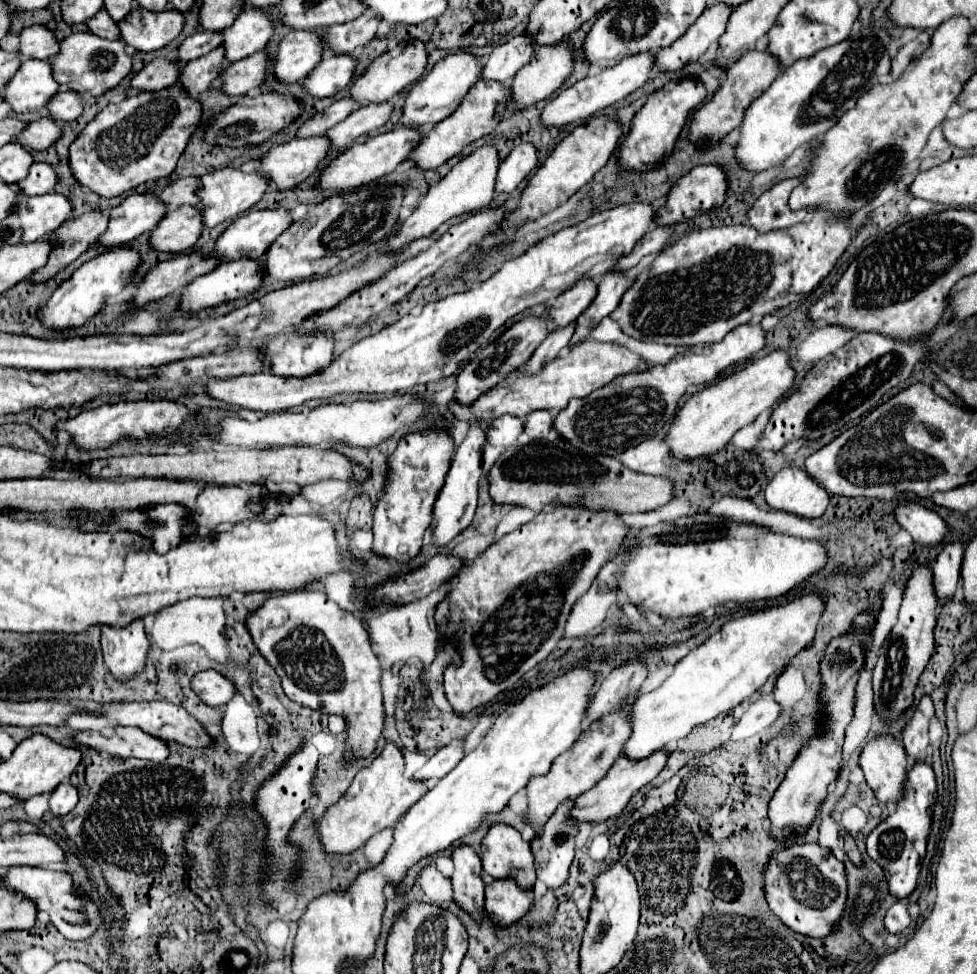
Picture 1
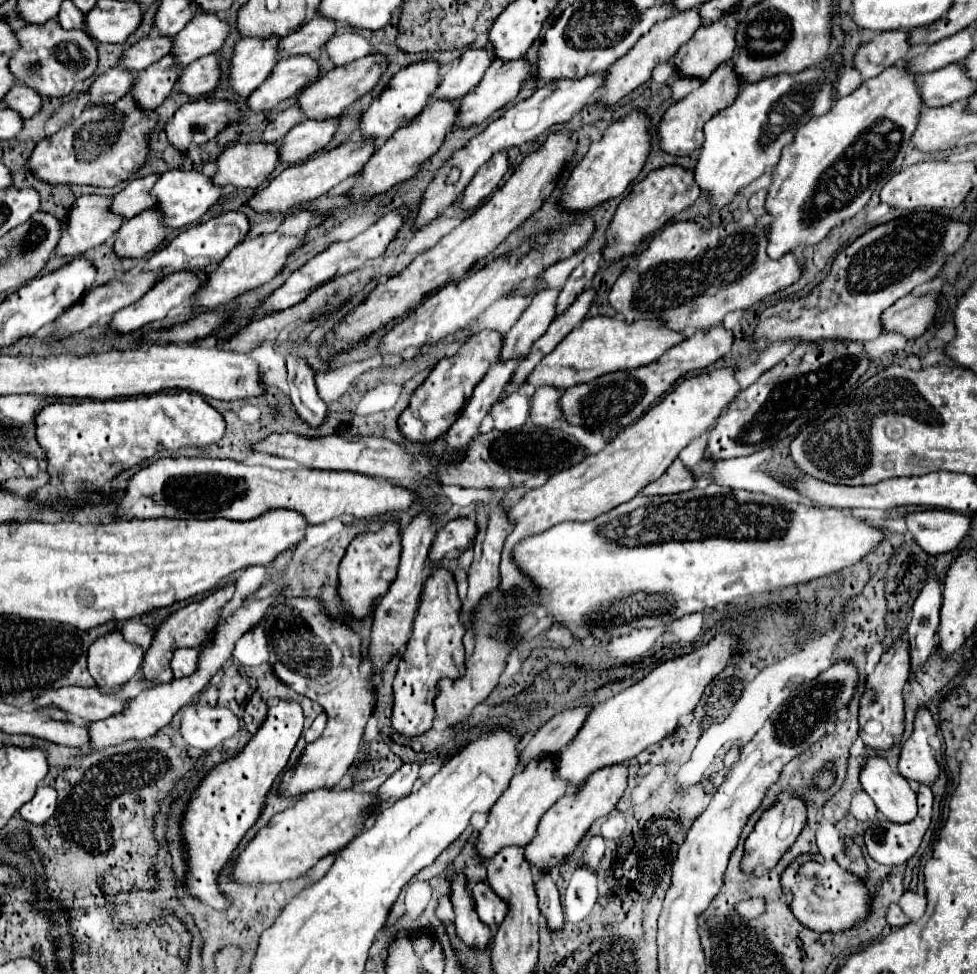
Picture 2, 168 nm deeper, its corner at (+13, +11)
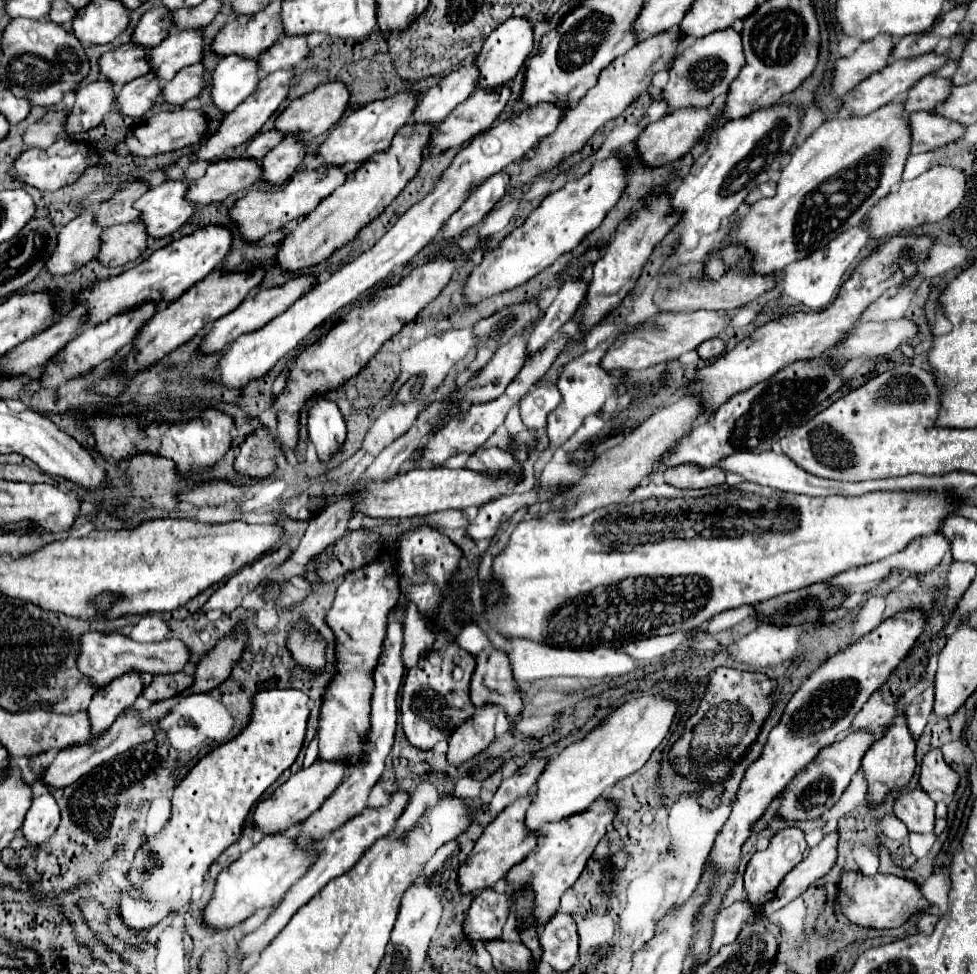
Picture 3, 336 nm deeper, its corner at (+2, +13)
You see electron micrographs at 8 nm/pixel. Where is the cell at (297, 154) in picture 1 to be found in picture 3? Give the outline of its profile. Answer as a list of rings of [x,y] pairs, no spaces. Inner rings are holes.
[[[228,158],[212,162],[204,178],[196,180],[188,188],[188,200],[198,206],[220,202],[230,194],[250,188],[262,178],[262,166],[254,158]]]

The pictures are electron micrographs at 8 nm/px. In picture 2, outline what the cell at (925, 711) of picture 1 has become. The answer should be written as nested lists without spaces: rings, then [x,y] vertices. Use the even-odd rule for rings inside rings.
[[[921,710],[915,720],[915,730],[911,738],[901,748],[899,772],[905,780],[931,786],[939,778],[939,766],[929,746],[929,736],[937,732],[937,724],[929,710]]]

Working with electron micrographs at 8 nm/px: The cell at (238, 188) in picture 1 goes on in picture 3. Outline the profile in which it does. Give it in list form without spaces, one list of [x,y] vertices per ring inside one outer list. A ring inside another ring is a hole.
[[[168,180],[158,188],[150,188],[140,200],[136,200],[136,208],[142,212],[140,220],[146,224],[152,238],[170,236],[194,216],[198,206],[188,202],[186,192],[188,182]]]

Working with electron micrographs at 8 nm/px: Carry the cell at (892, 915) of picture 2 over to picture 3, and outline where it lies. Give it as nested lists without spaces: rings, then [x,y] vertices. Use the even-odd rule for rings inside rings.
[[[920,914],[916,926],[918,926],[920,932],[930,934],[930,932],[934,930],[934,924],[936,924],[936,922],[938,922],[938,916],[934,916],[934,914]]]

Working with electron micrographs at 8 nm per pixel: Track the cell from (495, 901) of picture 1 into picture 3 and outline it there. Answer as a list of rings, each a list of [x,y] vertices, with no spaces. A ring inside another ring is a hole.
[[[486,888],[472,900],[464,922],[464,934],[470,940],[500,938],[510,912],[510,898],[506,894],[498,894],[494,888]]]

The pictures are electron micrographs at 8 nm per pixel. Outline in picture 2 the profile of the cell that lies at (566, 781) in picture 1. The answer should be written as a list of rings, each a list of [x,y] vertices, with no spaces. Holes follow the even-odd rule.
[[[543,756],[541,760],[533,760],[529,764],[529,768],[515,774],[511,778],[507,790],[499,796],[499,800],[489,810],[487,826],[477,836],[475,850],[477,850],[479,862],[485,864],[489,858],[493,858],[505,846],[529,844],[529,840],[533,840],[533,836],[537,832],[537,824],[539,824],[541,816],[549,810],[551,804],[555,804],[567,792],[569,792],[567,784],[557,776],[553,756]]]

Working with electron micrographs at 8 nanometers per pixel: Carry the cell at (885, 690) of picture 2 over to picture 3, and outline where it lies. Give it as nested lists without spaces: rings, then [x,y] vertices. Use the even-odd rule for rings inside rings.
[[[896,702],[896,714],[892,716],[892,720],[888,722],[888,730],[882,734],[880,740],[876,740],[870,750],[864,754],[862,758],[862,768],[868,780],[868,802],[870,804],[880,804],[884,802],[886,794],[892,788],[904,788],[908,784],[908,780],[914,774],[916,768],[916,760],[914,760],[914,748],[916,748],[916,740],[910,734],[908,726],[906,726],[906,708],[904,704]]]

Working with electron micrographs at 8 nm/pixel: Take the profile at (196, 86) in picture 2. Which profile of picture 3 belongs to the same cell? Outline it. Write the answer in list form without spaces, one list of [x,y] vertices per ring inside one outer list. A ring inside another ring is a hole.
[[[192,64],[184,70],[180,70],[180,74],[176,74],[176,78],[172,78],[170,82],[164,84],[162,96],[168,104],[186,104],[190,98],[196,98],[206,86],[208,86],[208,72],[204,68],[204,64]]]

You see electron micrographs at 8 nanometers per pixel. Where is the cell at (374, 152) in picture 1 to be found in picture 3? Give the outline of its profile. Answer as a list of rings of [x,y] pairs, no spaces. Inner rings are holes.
[[[320,166],[316,170],[298,170],[294,178],[290,178],[284,186],[276,190],[252,190],[244,198],[240,198],[230,210],[232,220],[238,224],[244,240],[260,240],[268,232],[286,226],[298,216],[310,214],[332,190],[344,184],[348,170],[344,166]]]

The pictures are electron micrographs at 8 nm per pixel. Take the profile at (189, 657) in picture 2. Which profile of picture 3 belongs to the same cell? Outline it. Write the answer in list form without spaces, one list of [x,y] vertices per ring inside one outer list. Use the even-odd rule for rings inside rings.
[[[86,632],[82,636],[82,650],[78,658],[78,670],[92,678],[96,686],[106,686],[110,680],[118,678],[120,674],[128,670],[136,672],[148,672],[148,674],[170,674],[170,672],[182,672],[184,666],[190,660],[190,650],[182,640],[164,640],[164,642],[152,642],[142,644],[134,642],[132,638],[126,638],[122,634],[100,634],[100,632]]]

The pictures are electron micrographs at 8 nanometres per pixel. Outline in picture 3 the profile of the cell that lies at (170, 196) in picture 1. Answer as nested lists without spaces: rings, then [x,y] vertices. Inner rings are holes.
[[[132,182],[130,186],[126,186],[126,190],[122,190],[120,194],[116,194],[114,198],[106,200],[100,204],[98,212],[96,212],[96,222],[100,222],[100,226],[108,228],[114,224],[126,224],[132,220],[140,218],[140,210],[134,208],[134,202],[148,190],[148,182]]]

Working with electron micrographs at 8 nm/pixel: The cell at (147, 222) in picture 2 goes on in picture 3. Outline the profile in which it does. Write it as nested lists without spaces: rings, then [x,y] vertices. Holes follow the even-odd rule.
[[[128,222],[110,226],[102,234],[102,248],[98,260],[104,266],[124,266],[126,262],[134,262],[146,250],[148,232],[142,222]]]

